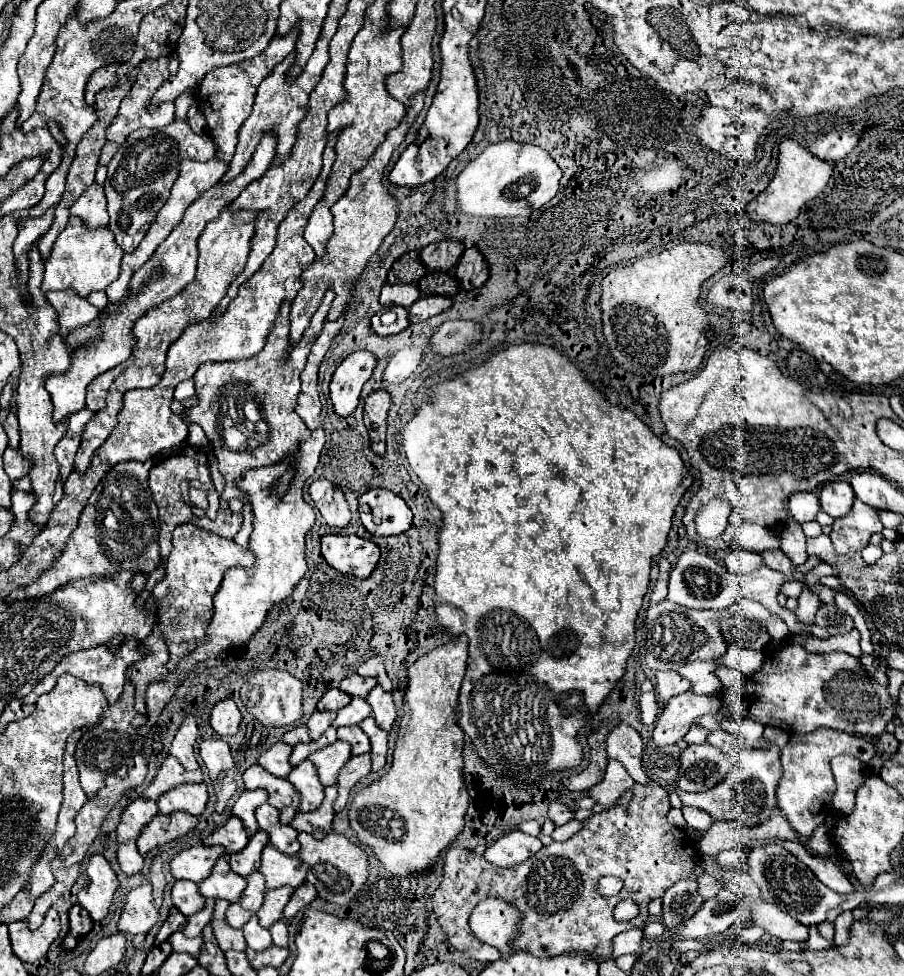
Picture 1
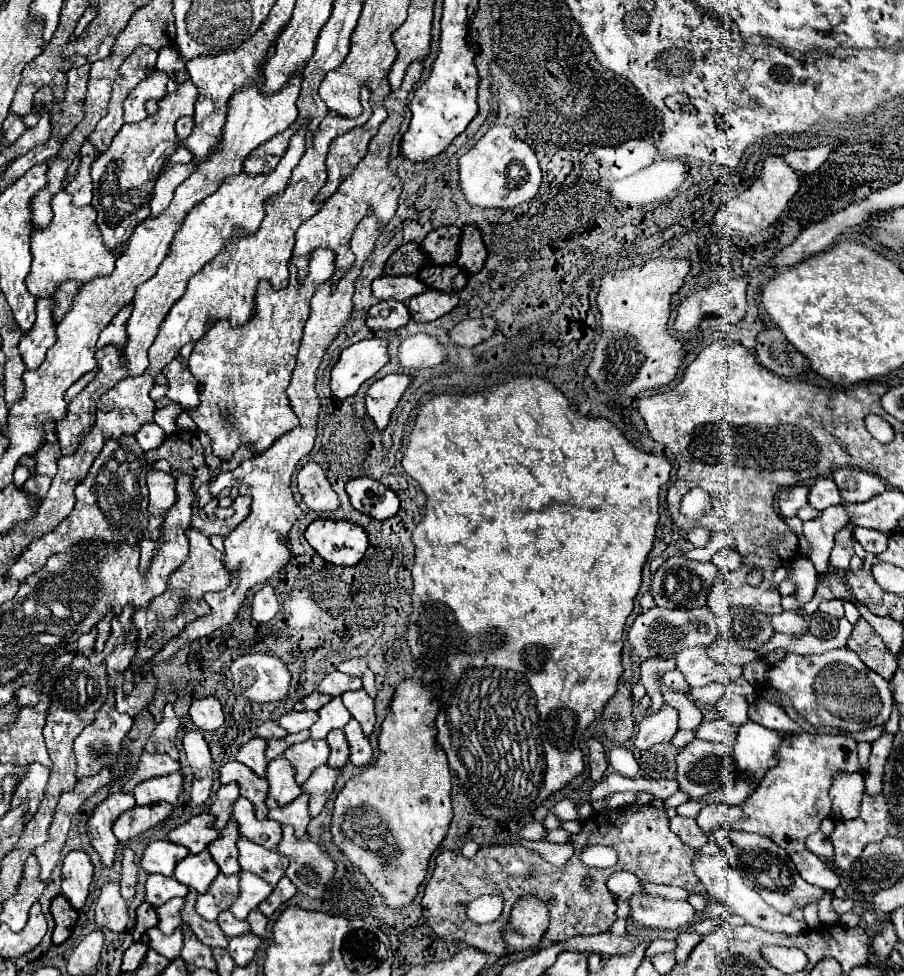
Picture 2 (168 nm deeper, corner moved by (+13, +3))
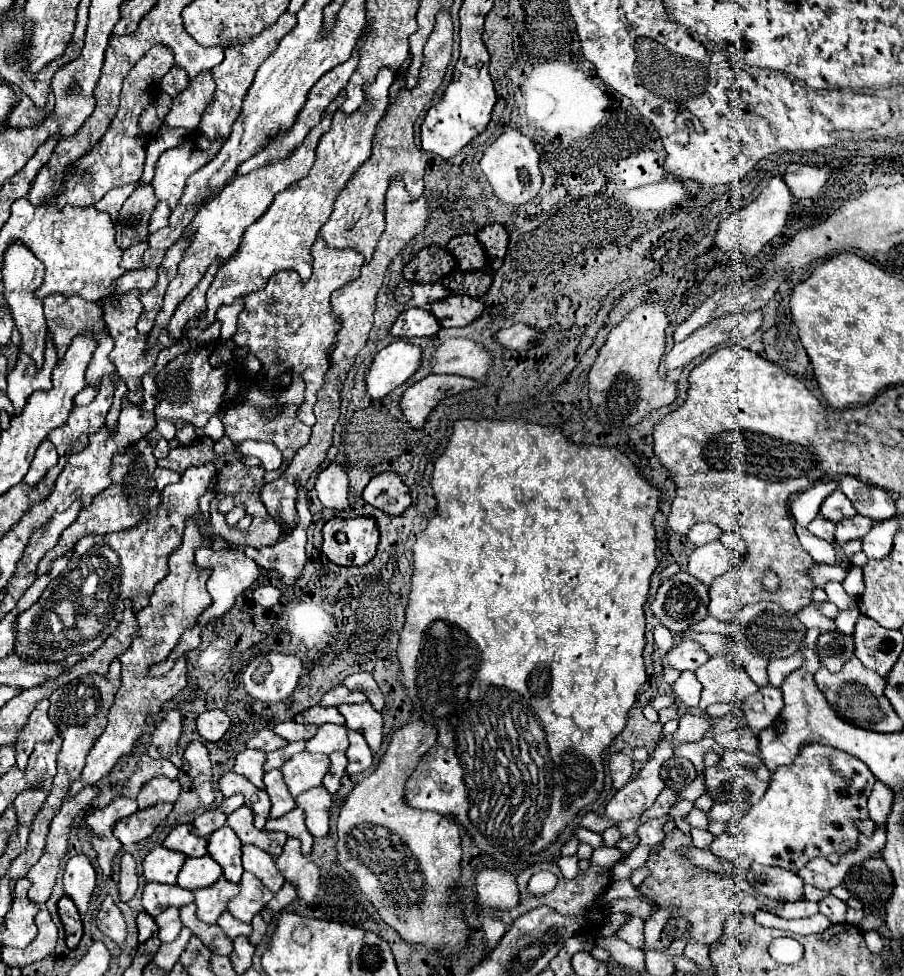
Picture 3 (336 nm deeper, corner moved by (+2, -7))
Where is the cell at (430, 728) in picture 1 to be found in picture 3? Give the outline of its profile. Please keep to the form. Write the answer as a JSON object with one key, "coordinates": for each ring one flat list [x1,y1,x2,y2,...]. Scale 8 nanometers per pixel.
{"coordinates":[[413,716,405,726,393,732,389,748,369,778,363,778,347,796,339,820,337,820,337,858,341,866,355,876,359,888,373,900,375,908,379,910,381,918,395,928,401,938,407,942,421,942,427,948,441,950,445,956,455,954,459,948,467,944,469,930,461,922,461,910,453,908,451,886,459,880,459,862,461,862,461,838,459,826,453,814,437,814,437,812,421,812,413,810,405,800,405,784,415,772,417,764,421,762,423,754,435,744,437,728,433,724,423,722,421,718]]}

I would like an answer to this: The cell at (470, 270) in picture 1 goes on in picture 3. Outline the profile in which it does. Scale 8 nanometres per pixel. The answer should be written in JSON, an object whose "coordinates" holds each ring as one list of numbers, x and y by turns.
{"coordinates":[[489,224,481,228,475,236,481,242,481,246,485,248,487,268,493,272,499,270,499,266,503,264,503,256,507,252,507,242,509,242,507,230,501,224]]}

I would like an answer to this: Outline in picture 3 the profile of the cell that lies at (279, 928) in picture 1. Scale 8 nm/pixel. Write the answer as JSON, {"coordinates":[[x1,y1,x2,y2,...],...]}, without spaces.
{"coordinates":[[255,916,253,922,251,922,251,926,253,926,253,934,249,936,249,942,251,942,253,946,257,946,257,944,263,940,263,936,267,934,267,924,263,922,261,916]]}

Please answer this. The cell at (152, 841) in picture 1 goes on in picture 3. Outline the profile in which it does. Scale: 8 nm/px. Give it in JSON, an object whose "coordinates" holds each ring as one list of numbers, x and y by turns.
{"coordinates":[[167,802,151,806,149,810,137,810,133,816,127,816,115,824,115,836,123,846,137,844,151,836,153,830,171,814,171,810,173,806]]}

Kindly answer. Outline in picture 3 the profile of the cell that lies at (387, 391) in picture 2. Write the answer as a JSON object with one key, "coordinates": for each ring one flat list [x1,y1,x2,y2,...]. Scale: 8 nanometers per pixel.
{"coordinates":[[431,374,413,386,409,386,401,394,399,408,403,412,403,418,407,426,421,428,425,424,427,414,443,400,445,396,459,394,463,390,469,390,477,386,477,380,463,378,463,376,447,376,447,374]]}

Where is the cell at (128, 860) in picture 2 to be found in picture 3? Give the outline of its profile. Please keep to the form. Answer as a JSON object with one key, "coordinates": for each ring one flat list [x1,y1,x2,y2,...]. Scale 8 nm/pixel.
{"coordinates":[[123,854,121,858,121,880,119,894,123,902,129,902,137,892,137,864,131,854]]}

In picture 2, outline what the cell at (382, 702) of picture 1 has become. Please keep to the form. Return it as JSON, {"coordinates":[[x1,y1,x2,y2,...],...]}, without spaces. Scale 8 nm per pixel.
{"coordinates":[[364,690,344,692,340,698,342,698,342,704,346,706,346,710,352,714,352,718,358,720,358,724,362,726,362,732,366,736,370,736,372,728,374,728,374,722,376,722,374,700]]}

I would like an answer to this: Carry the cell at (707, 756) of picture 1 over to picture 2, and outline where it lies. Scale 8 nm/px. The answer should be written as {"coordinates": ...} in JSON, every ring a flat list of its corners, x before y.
{"coordinates":[[692,740,686,748,680,750,678,758,678,784,680,790,688,792,690,798,702,798,706,794,716,792,724,782,734,782,736,780,736,760,734,760,734,750,726,744,716,744,716,742,704,742,704,740]]}

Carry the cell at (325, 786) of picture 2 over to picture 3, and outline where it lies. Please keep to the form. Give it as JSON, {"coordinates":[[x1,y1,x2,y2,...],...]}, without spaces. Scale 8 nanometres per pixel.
{"coordinates":[[325,786,307,790,305,794,299,794,295,800,297,800,297,806,307,812,307,818,305,818,307,830,313,836,327,836,329,808,333,804,333,796,329,792,325,792]]}

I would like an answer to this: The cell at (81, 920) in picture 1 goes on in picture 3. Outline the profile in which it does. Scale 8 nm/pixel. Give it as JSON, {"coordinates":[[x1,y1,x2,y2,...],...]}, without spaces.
{"coordinates":[[63,896,57,906,59,906,61,922,65,926,65,942,69,948,77,948,83,938,83,922,81,922,79,910,69,896]]}

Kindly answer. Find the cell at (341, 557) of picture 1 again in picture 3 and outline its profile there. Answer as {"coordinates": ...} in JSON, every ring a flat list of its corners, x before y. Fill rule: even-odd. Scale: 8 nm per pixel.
{"coordinates":[[331,518,325,526,323,526,323,546,321,552,339,566,365,566,367,562,373,560,375,556,375,548,379,542,379,532,377,526,371,518,351,518,351,520,343,520,343,518],[337,532,343,532,347,536,347,542,339,542,335,538]]}

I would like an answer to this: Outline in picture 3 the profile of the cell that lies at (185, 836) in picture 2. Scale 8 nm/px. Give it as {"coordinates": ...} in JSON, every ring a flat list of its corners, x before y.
{"coordinates":[[183,824,177,826,175,830,171,830,171,834,165,838,163,842,165,848,175,850,175,852,183,852,187,856,207,856,207,840,193,834,193,826,191,824]]}

